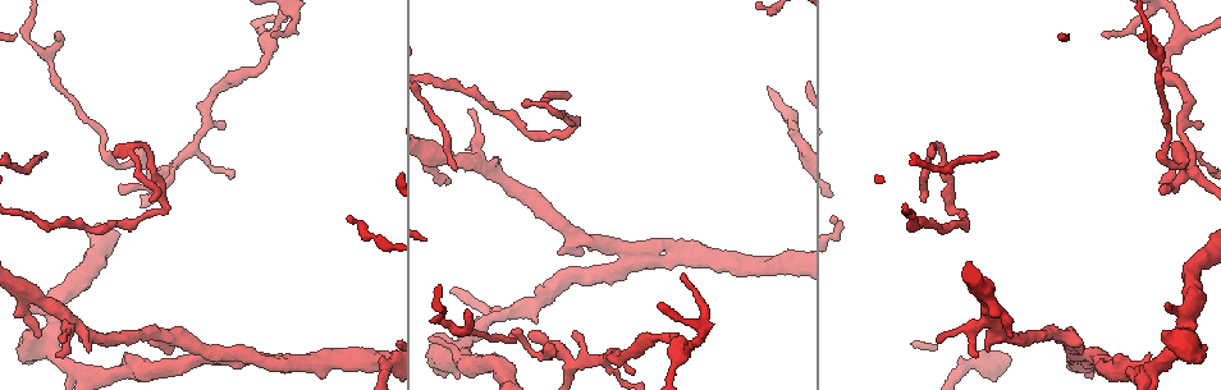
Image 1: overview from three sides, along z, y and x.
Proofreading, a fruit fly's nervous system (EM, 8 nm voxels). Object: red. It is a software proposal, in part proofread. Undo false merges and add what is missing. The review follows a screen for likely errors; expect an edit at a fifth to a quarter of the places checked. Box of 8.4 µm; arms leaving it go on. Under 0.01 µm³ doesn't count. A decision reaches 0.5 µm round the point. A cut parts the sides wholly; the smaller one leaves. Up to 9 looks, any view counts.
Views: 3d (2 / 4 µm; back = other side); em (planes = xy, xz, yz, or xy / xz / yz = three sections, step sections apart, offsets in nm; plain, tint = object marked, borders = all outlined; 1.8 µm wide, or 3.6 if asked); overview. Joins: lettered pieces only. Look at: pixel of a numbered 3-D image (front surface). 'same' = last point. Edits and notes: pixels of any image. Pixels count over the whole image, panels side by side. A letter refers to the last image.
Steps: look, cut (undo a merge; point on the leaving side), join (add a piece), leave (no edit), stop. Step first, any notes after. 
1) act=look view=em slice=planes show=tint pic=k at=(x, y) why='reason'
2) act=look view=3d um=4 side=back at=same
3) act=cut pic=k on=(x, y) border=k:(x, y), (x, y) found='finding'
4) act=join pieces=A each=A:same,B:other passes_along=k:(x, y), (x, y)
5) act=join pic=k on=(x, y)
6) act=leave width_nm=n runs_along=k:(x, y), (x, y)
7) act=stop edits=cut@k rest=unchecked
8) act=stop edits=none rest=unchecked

act=look view=em slice=yz step=4 show=tint pic=1 at=(548, 105) why='abrupt turn'

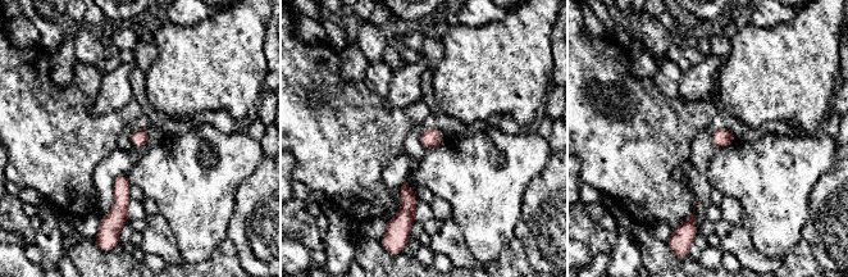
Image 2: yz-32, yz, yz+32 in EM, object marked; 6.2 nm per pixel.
act=look view=em slice=yz step=4 show=borders at=same why='see the neighbours'

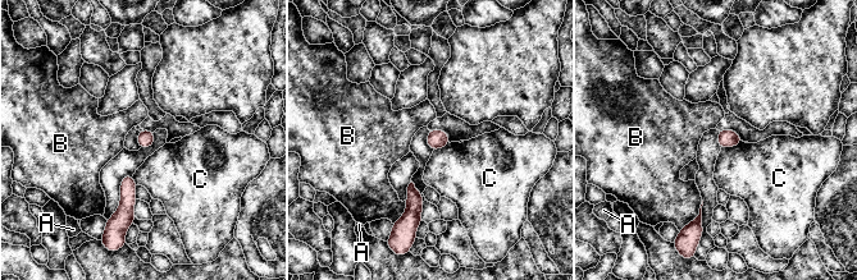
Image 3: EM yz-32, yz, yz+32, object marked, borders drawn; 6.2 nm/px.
act=leave longest_contact=B:190nm each=A:other,B:other,C:other found='continuous, no second cell'

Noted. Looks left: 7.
act=look view=3d um=2 pic=1 at=(559, 353) why='four or more arms meet'

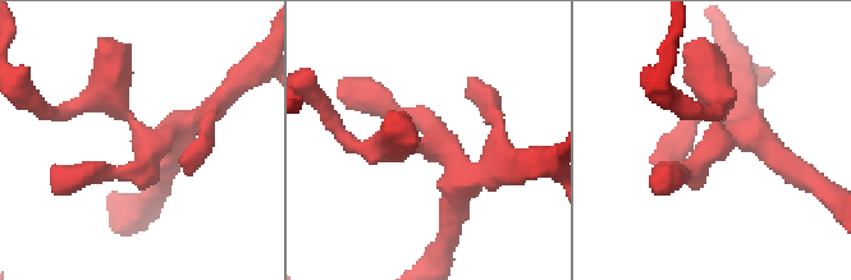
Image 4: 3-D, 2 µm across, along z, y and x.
act=look view=em um=3.6 slice=planes show=tint pic=4 at=(712, 140) why='need the tissue'

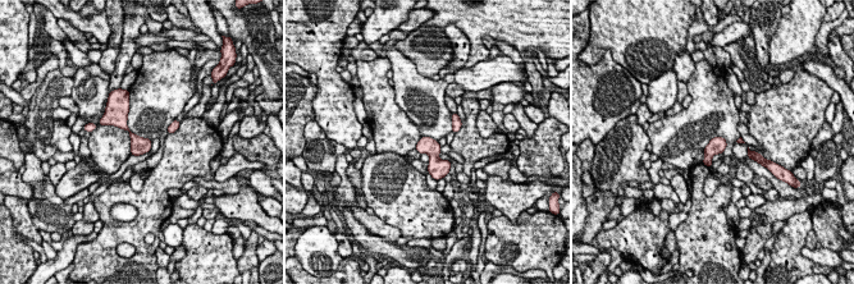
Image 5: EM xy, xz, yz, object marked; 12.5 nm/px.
act=look view=em um=3.6 slice=planes show=borders at=same why='what lies round it'

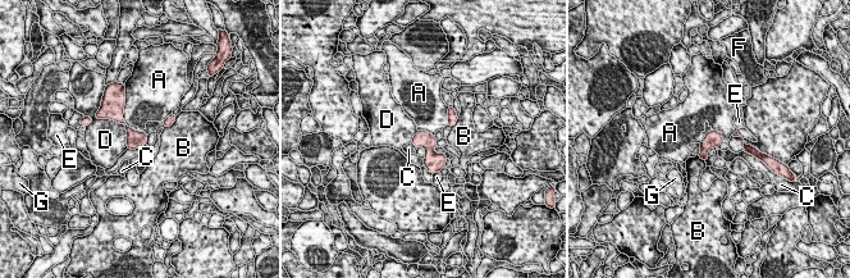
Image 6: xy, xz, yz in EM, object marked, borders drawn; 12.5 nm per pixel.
act=leave longest_contact=D:550nm each=A:other,B:other,C:other,D:other,E:other,F:other,G:other border=6:(124, 94), (123, 121), (132, 128) found='all the same cell'

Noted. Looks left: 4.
act=look view=3d um=2 side=back pic=1 at=(1103, 36) why='tapers out'

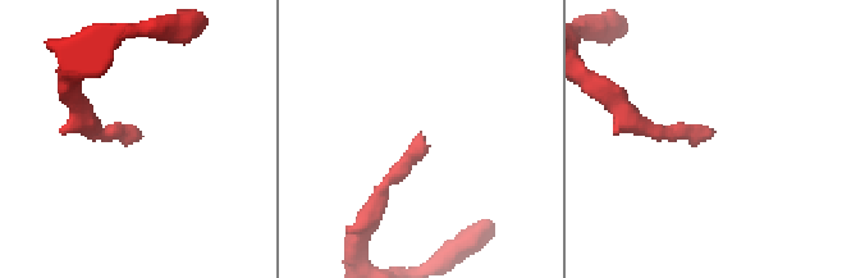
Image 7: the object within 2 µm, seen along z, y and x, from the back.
act=look view=em slice=planes show=borders pic=7 at=(420, 136) why='now the EM'

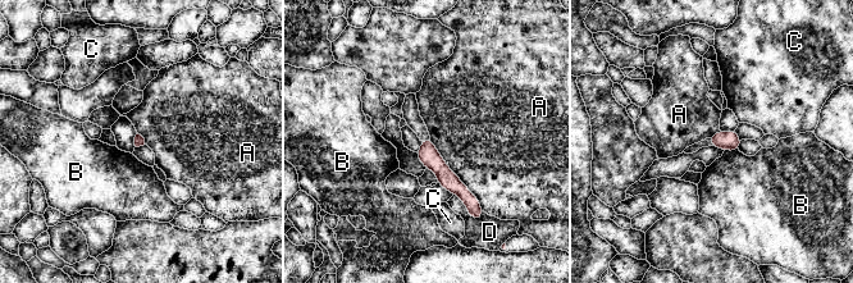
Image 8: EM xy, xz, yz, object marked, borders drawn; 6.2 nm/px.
act=leave each=A:other,B:other,C:other,D:other runs_along=8:(424, 144), (428, 155), (470, 204) found='no lettered piece goes on from it'

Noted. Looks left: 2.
act=look view=em slice=planes show=borders pic=1 at=(623, 263) why='two arms at a narrow angle'

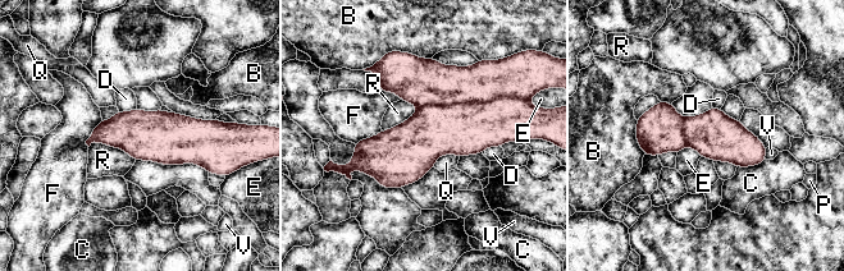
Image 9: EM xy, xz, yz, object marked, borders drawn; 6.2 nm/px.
act=leave each=B:other,C:other,D:other,E:other,F:other,P:other,Q:other,R:other,V:other runs_along=9:(639, 123), (714, 134), (762, 156) found='continuous, no second cell'

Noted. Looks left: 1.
act=stop edits=none rest=unchecked

